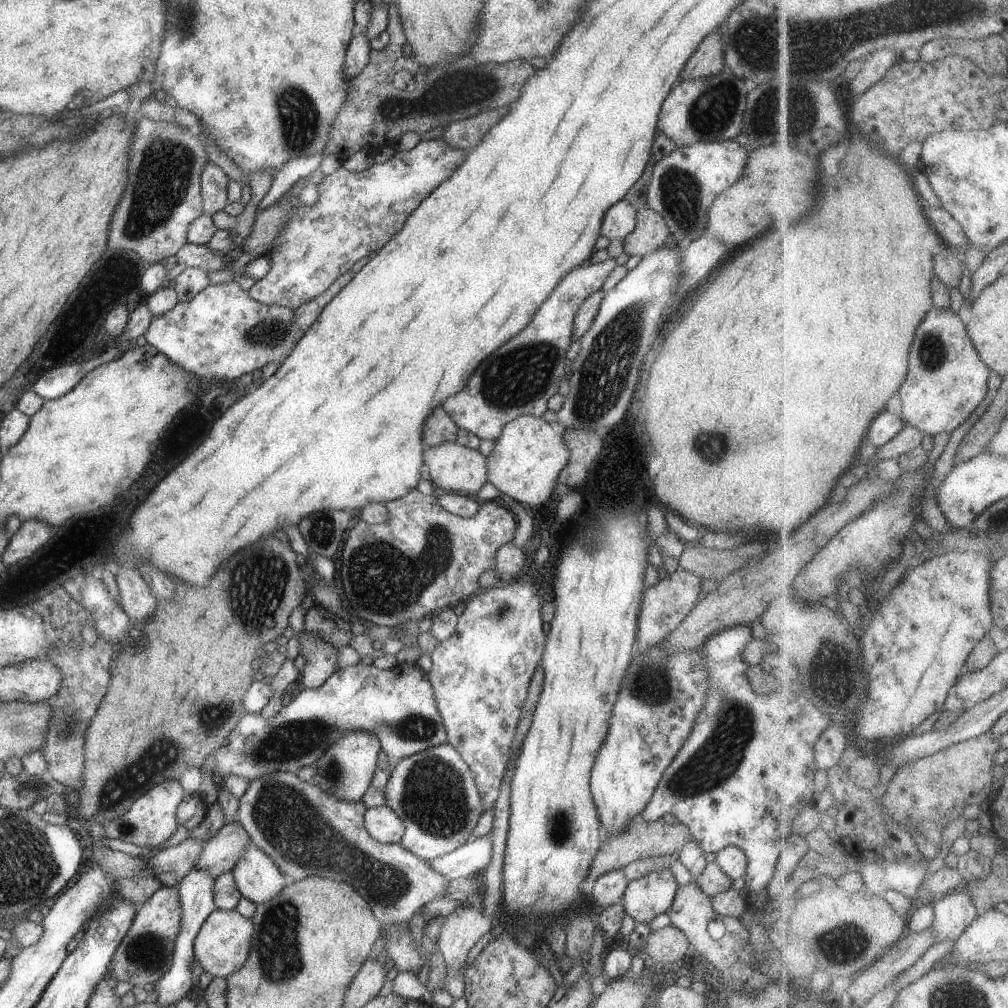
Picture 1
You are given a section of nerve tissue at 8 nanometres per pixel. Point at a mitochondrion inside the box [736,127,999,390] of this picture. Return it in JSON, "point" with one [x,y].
{"point":[932,350]}

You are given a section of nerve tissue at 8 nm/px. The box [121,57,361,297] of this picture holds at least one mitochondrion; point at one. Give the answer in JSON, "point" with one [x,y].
{"point":[299,118]}

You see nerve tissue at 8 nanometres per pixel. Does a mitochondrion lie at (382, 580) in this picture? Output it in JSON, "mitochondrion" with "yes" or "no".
{"mitochondrion":"yes"}

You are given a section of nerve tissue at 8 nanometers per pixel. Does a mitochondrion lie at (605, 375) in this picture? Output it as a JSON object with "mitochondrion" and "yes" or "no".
{"mitochondrion":"yes"}

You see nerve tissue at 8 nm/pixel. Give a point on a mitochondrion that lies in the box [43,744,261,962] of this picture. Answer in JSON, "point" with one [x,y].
{"point":[126,827]}

